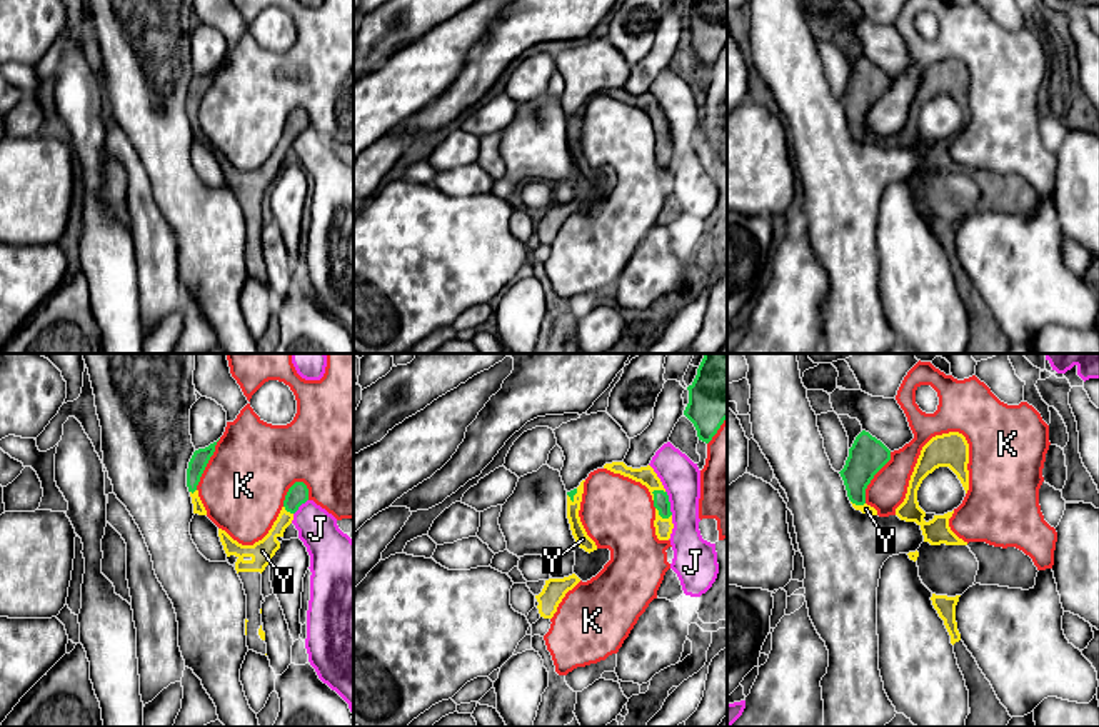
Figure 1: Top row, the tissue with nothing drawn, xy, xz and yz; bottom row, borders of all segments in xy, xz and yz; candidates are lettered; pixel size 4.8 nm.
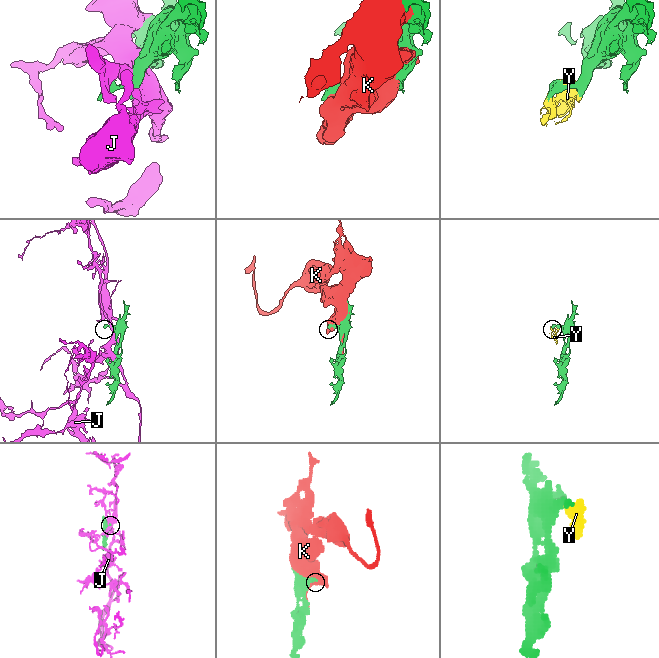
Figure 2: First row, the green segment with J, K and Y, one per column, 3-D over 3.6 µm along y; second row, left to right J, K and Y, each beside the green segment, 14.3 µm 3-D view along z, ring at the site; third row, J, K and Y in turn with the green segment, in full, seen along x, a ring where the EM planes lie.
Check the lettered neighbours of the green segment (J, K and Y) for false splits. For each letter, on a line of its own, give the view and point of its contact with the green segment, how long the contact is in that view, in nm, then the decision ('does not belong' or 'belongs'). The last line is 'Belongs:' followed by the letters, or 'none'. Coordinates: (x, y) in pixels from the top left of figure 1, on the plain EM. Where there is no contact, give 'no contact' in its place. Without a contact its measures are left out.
J: meets green in xz at (669, 129); contact 120 nm long; does not belong
K: meets green in xy at (207, 89); contact 280 nm long; does not belong
Y: meets green in xz at (654, 117); contact 80 nm long; belongs
Belongs: Y

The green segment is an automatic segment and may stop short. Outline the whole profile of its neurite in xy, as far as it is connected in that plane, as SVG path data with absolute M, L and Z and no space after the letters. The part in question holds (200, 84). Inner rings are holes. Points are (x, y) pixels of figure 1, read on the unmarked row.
M217 68L210 70L205 75L195 77L188 88L188 95L187 95L187 113L188 113L188 118L192 123L193 140L198 140L198 142L207 142L207 137L198 123L197 112L200 108L200 103L210 87L210 83L215 78L215 72L217 72Z

